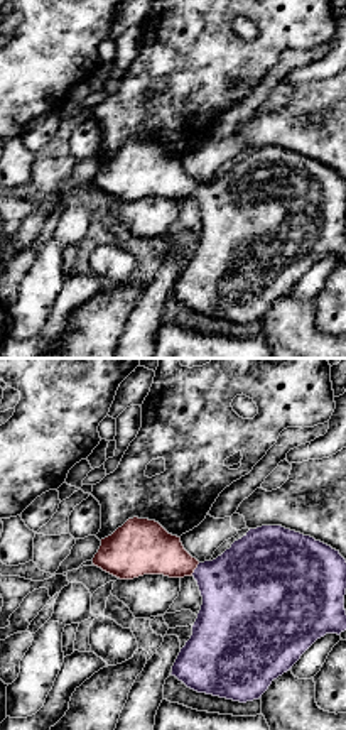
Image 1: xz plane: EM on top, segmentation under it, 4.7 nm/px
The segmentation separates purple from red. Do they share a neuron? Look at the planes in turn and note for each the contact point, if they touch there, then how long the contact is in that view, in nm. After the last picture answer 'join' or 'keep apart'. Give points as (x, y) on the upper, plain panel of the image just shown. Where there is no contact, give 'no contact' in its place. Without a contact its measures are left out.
meets purple at (194, 191); contact 80 nm long

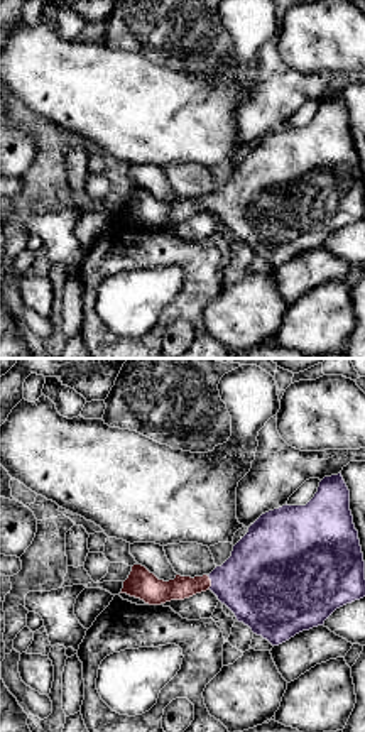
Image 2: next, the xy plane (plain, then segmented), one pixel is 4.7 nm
meets purple at (212, 203); contact 70 nm long

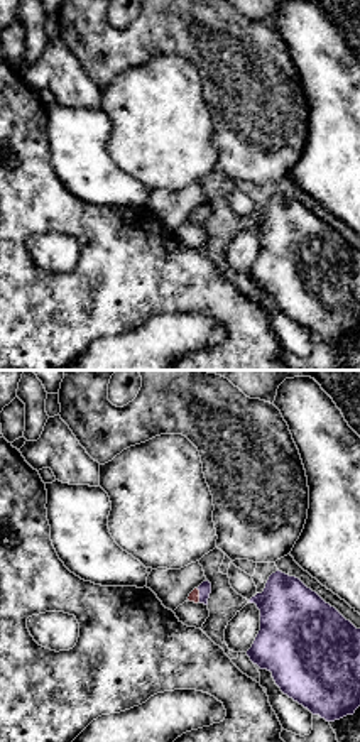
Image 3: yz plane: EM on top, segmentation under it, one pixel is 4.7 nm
meets purple at (200, 217); contact 70 nm long

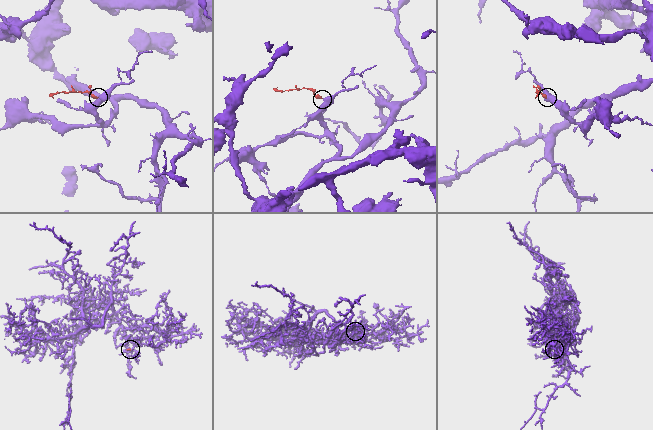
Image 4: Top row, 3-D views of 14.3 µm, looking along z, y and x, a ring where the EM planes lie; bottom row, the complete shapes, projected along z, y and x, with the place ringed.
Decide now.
join

